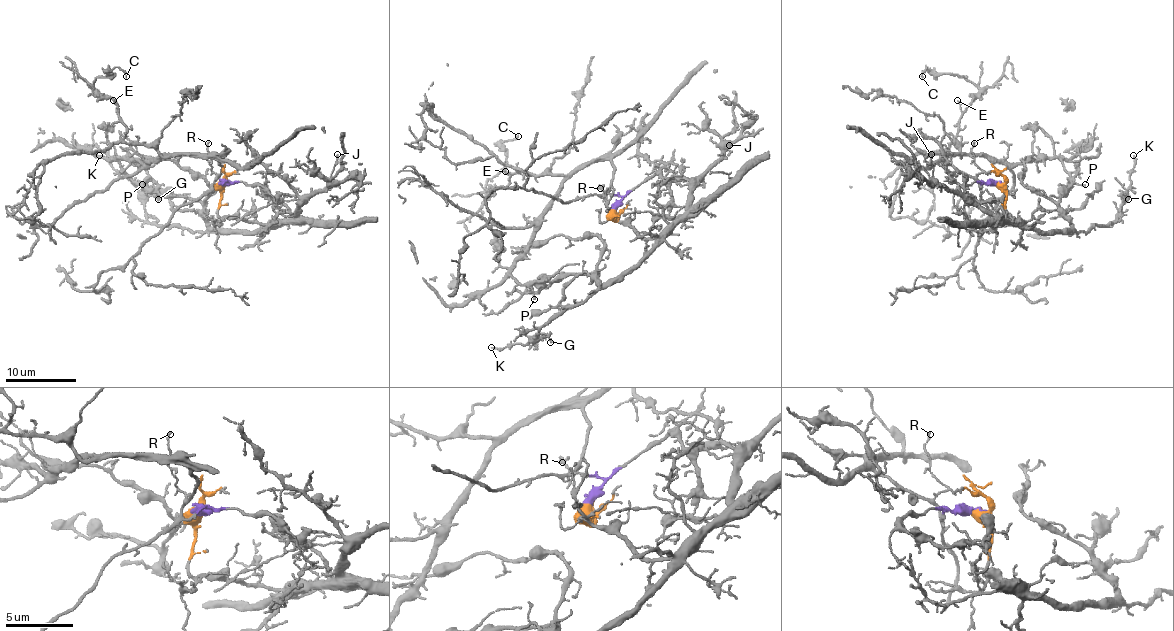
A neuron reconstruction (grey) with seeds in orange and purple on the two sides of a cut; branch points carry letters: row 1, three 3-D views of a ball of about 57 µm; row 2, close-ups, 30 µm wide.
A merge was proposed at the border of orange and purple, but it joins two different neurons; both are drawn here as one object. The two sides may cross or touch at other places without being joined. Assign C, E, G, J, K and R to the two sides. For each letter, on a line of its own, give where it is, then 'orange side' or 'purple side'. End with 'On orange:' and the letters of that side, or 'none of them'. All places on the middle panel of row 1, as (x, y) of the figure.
C: at (518, 136); purple side
E: at (505, 171); purple side
G: at (550, 342); orange side
J: at (729, 145); orange side
K: at (491, 347); orange side
R: at (600, 188); purple side
On orange: G, J, K

